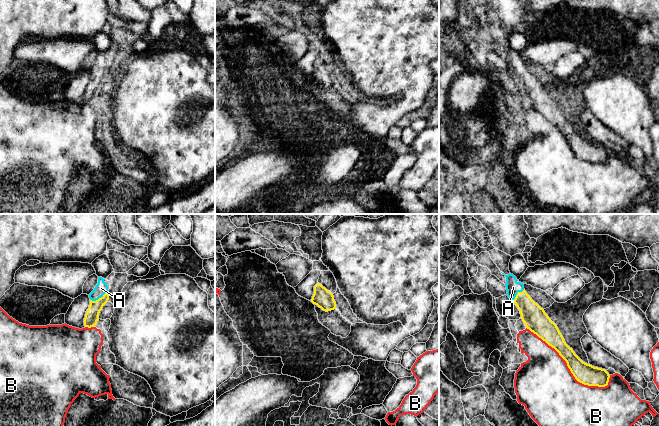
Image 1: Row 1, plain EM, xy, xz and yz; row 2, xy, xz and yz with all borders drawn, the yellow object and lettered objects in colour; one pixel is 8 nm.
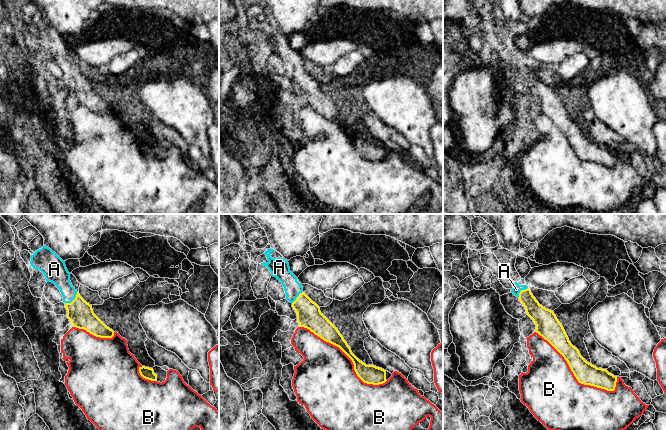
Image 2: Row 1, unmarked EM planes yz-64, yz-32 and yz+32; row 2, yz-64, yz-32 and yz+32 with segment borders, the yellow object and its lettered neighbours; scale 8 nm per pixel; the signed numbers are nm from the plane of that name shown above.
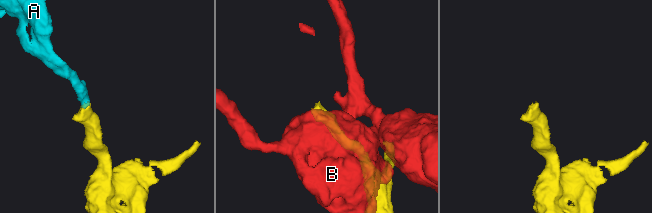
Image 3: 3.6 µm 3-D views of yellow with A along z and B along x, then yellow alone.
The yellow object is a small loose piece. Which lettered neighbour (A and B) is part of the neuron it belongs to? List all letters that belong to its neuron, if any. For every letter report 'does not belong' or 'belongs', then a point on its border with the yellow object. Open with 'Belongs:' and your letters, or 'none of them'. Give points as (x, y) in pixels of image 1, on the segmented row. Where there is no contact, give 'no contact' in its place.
Belongs: A
A: belongs; meets yellow in xy at (99, 298)
B: does not belong; meets yellow in yz at (567, 365)

